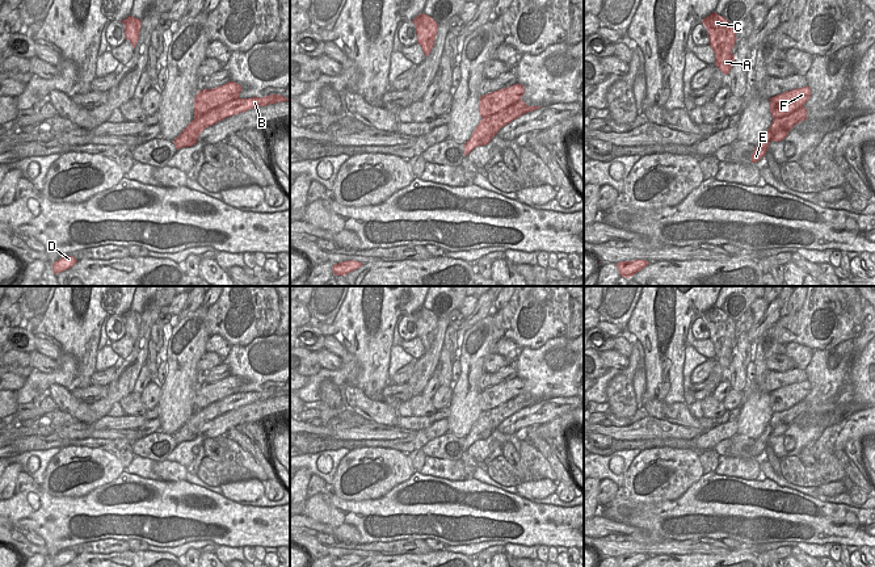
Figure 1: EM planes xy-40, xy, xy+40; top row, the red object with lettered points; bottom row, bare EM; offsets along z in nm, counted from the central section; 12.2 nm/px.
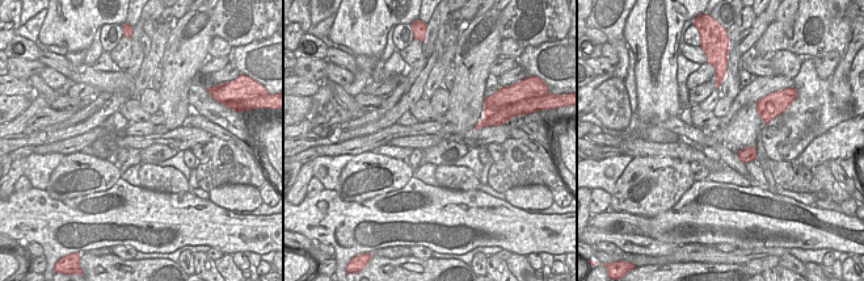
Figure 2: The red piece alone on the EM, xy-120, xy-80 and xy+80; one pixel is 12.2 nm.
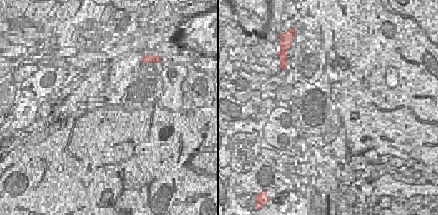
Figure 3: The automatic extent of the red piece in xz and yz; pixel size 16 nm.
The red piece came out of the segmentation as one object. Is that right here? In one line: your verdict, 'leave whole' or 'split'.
split

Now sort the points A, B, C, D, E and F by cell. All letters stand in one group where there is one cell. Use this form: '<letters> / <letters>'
A B C F / D E

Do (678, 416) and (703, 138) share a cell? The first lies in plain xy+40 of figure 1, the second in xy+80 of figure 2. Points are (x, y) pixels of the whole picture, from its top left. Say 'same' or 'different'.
same

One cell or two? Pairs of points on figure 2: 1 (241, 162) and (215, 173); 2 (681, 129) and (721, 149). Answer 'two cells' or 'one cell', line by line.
1: one cell
2: one cell

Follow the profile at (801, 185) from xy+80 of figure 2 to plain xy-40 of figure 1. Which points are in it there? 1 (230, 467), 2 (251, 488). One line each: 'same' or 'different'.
1: same
2: different

